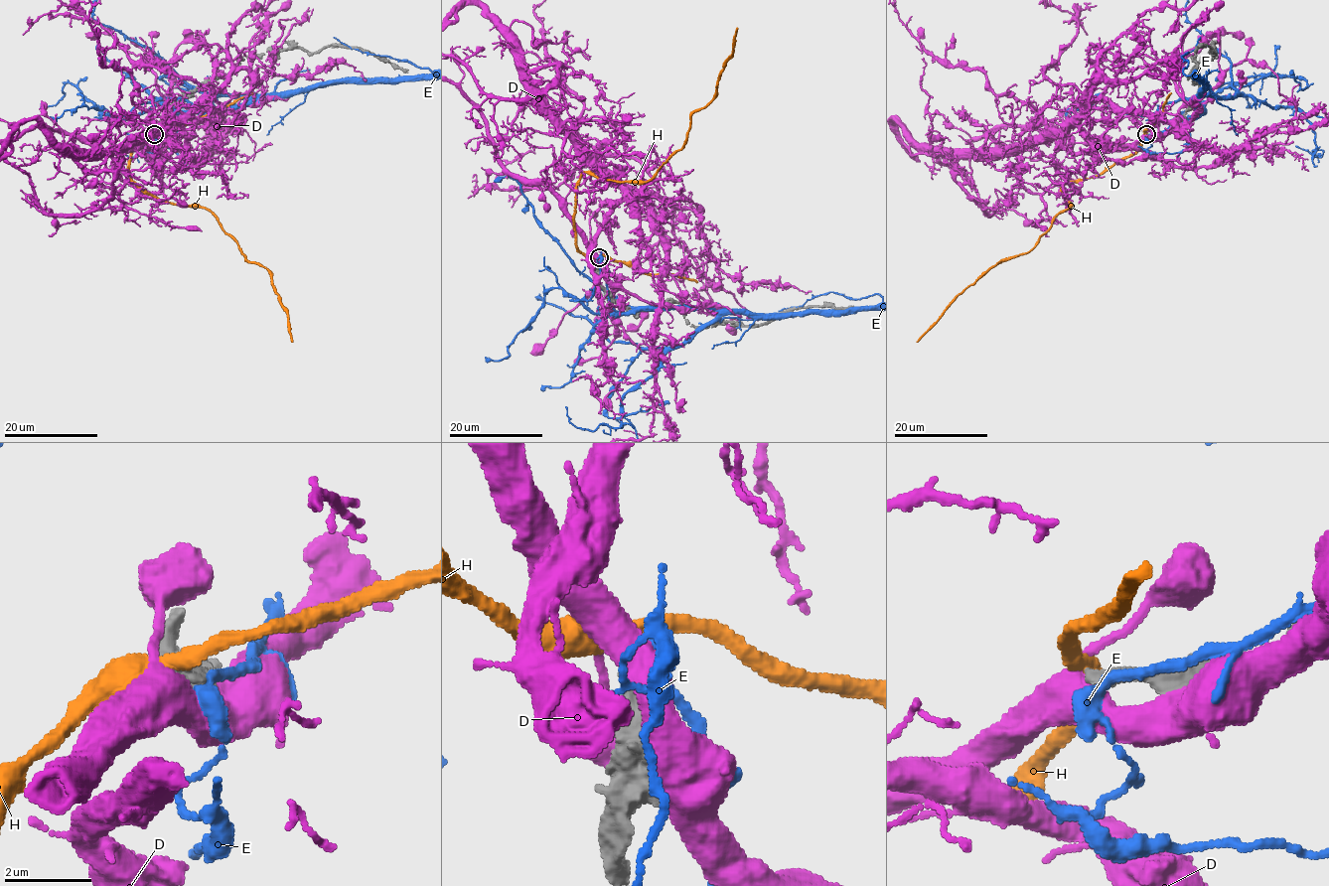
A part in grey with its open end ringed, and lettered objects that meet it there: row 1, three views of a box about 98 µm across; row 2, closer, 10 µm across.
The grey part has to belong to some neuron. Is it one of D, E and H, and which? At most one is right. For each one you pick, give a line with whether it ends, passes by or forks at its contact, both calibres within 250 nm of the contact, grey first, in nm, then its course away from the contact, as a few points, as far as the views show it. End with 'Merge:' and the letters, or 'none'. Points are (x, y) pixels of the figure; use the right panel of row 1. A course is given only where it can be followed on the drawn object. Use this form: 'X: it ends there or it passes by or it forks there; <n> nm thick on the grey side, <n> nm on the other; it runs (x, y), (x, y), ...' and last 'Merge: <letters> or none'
Merge: none

